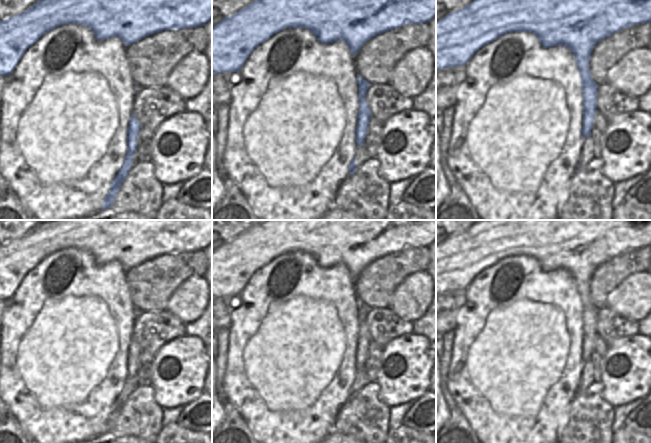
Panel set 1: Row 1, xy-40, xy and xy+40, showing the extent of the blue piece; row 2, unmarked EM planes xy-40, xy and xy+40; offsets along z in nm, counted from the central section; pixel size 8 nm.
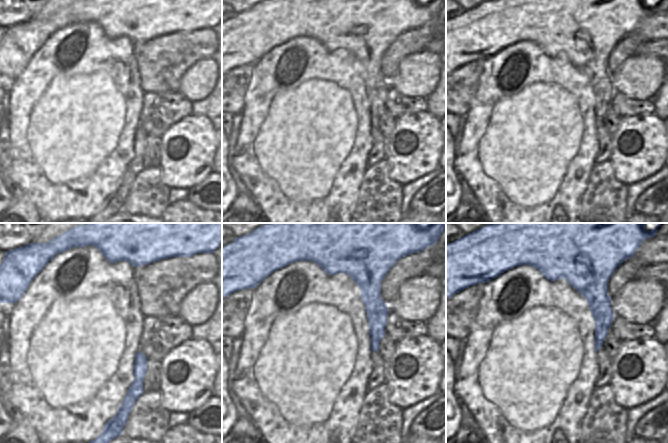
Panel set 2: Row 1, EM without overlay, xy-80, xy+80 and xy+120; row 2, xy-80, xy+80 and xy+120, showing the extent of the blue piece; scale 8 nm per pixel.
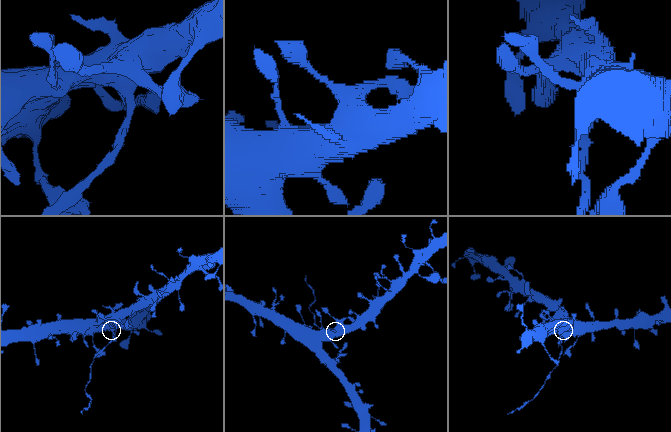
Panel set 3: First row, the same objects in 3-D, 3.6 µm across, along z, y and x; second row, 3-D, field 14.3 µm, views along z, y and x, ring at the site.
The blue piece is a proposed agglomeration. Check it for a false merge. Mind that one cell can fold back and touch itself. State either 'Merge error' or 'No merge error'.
Merge error

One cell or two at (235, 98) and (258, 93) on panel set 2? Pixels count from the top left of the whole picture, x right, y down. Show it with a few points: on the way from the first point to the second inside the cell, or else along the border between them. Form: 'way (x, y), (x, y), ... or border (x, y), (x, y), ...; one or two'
border (252, 74), (245, 94), (245, 105), (240, 112); two

